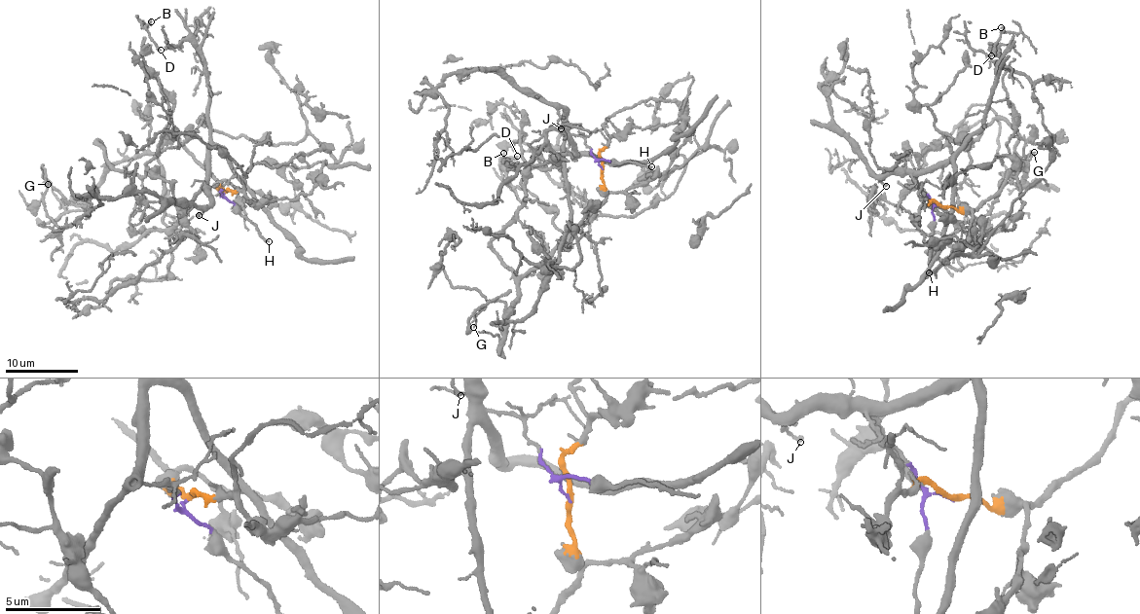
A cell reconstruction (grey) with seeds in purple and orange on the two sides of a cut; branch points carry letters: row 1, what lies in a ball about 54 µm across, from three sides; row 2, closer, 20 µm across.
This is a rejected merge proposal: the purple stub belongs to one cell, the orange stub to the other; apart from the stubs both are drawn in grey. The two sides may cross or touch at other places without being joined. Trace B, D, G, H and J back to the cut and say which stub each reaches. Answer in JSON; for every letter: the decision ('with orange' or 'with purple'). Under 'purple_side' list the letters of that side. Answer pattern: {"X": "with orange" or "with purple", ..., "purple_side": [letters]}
{"B": "with orange", "D": "with orange", "G": "with orange", "H": "with purple", "J": "with purple", "purple_side": ["H", "J"]}

